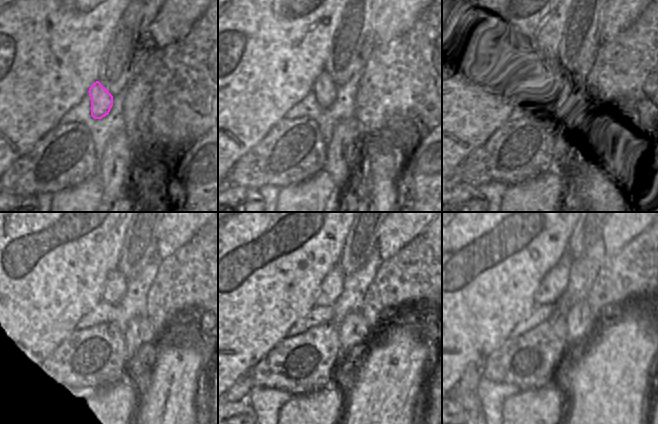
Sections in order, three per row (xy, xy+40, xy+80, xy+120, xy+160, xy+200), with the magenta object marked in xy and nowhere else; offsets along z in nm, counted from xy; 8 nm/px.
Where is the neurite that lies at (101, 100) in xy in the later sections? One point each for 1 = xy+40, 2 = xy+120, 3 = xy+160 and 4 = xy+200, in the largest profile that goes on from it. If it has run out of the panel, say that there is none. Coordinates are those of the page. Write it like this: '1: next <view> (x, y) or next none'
1: next xy+40 (325, 91)
2: next xy+120 (115, 287)
3: next xy+160 (331, 287)
4: next xy+200 (554, 283)

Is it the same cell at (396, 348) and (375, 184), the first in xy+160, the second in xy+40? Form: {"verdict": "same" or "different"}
{"verdict": "same"}

